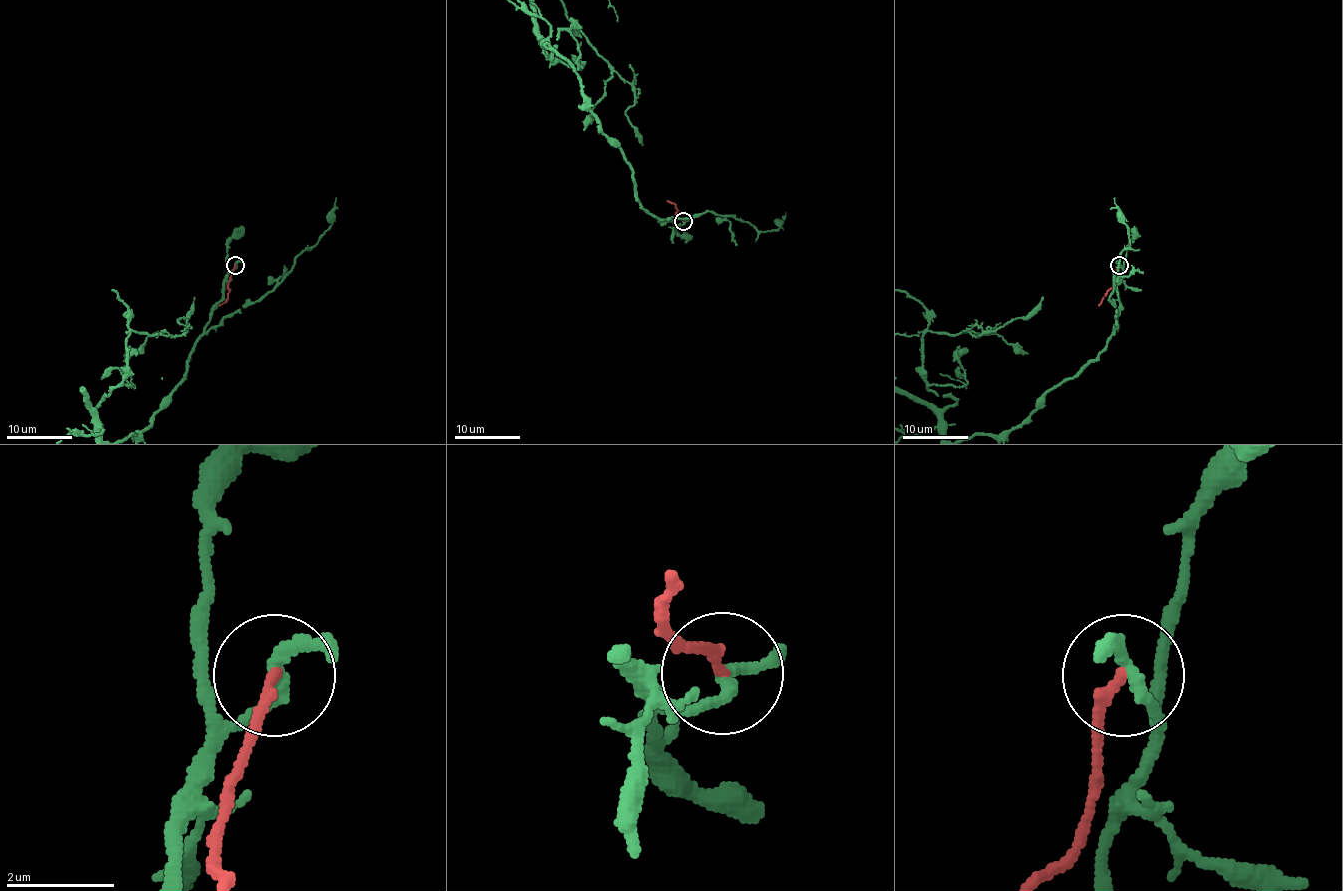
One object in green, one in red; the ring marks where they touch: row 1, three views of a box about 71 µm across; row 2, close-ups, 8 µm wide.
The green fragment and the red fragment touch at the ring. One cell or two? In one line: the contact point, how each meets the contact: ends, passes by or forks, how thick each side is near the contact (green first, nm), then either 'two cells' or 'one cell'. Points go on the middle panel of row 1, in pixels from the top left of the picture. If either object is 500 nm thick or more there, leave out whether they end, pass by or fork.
at (683, 221); green passes by; red ends there; 240 nm thick on the green side, 190 nm on the other; two cells

